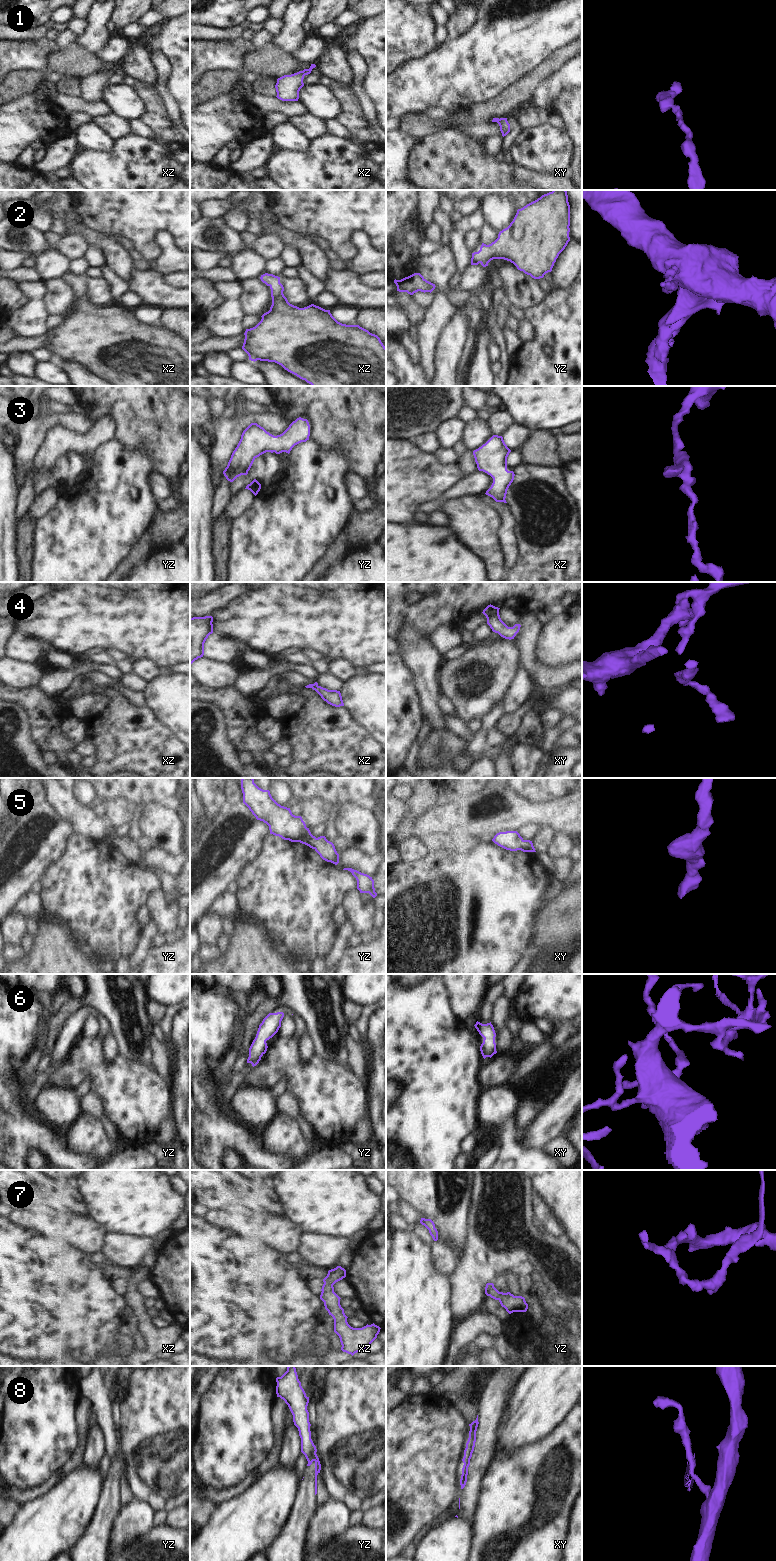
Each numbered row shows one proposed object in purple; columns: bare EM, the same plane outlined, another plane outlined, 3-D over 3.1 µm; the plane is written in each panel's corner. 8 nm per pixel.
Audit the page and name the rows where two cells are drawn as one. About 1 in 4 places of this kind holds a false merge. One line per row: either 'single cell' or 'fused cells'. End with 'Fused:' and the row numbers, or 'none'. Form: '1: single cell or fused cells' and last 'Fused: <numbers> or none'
1: single cell
2: single cell
3: single cell
4: single cell
5: single cell
6: single cell
7: single cell
8: single cell
Fused: none

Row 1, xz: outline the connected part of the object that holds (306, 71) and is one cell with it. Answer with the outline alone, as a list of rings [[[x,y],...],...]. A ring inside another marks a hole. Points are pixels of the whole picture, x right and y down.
[[[311,64],[309,69],[278,78],[275,85],[276,97],[282,101],[298,101],[299,91],[304,86],[304,76],[310,74],[315,67],[315,64]]]

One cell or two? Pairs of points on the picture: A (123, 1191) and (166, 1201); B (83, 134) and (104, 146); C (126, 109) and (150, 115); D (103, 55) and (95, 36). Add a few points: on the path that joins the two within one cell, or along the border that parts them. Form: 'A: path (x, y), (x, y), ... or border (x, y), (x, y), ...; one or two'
A: path (134, 1196), (141, 1201), (155, 1201); one
B: path (88, 135), (99, 141); one
C: border (134, 91), (144, 107), (140, 118); two
D: border (111, 37), (95, 54); two

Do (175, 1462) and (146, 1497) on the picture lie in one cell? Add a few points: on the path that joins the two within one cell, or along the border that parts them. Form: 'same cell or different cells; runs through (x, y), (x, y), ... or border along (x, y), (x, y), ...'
same cell; runs through (164, 1464), (148, 1480), (146, 1486)

